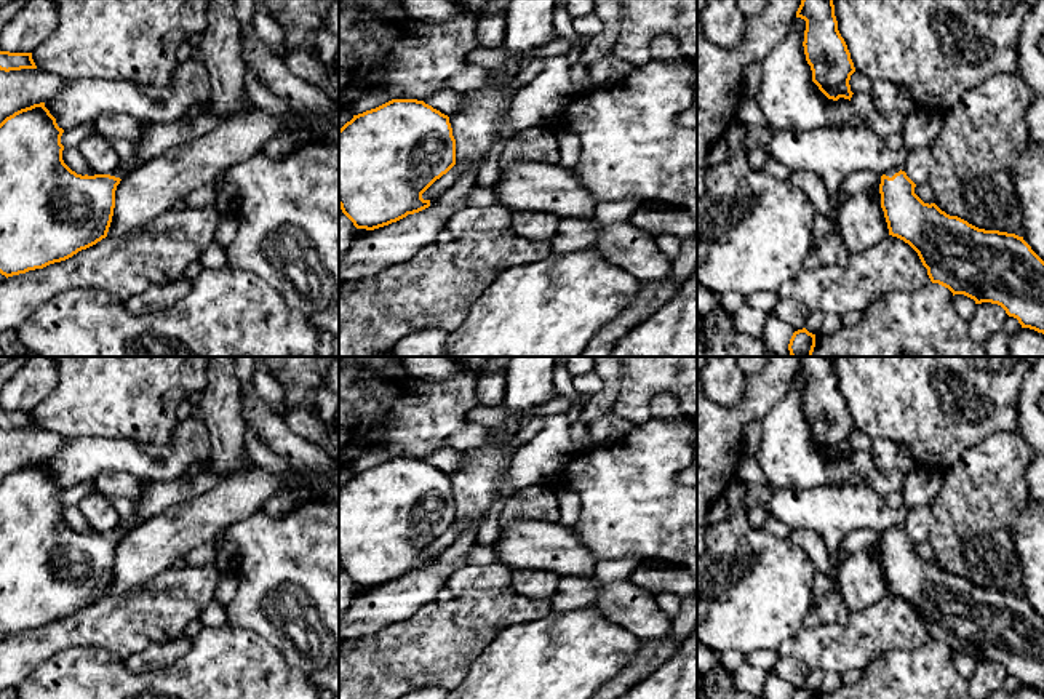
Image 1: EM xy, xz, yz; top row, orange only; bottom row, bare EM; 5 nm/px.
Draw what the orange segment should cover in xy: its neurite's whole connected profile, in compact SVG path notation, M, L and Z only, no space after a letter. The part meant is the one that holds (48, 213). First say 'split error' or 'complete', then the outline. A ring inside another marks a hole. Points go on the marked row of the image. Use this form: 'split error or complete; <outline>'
split error; M45 102L21 109L0 123L0 274L6 278L66 261L107 237L117 186L130 171L118 165L110 174L77 174L62 160L62 133Z

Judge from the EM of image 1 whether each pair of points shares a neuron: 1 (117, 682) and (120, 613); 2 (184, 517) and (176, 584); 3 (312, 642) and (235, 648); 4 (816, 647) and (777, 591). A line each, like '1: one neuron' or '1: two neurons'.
1: two neurons
2: two neurons
3: two neurons
4: two neurons

